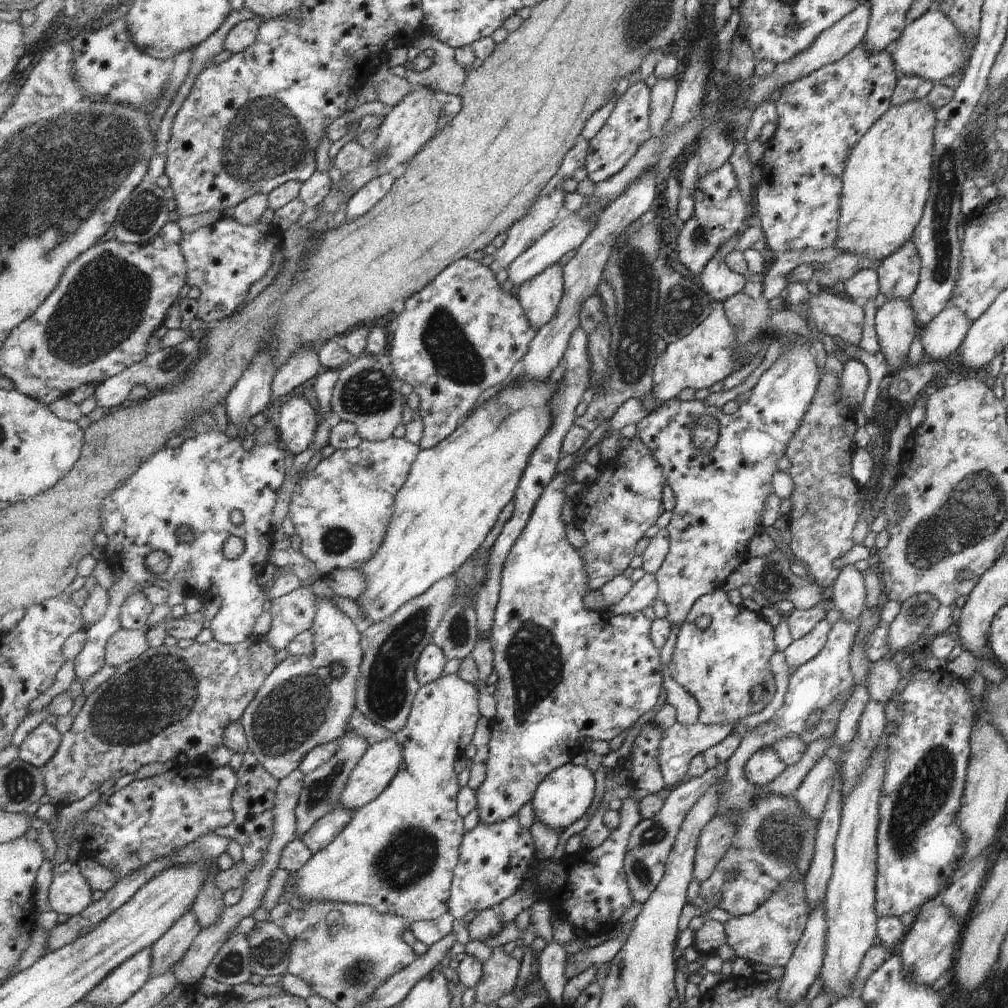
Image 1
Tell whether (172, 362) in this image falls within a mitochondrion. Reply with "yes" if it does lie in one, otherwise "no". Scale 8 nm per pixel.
yes

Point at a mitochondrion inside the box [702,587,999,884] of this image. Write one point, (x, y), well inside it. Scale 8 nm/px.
(925, 790)

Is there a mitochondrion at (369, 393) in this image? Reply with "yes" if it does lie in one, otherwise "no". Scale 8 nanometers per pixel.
yes

